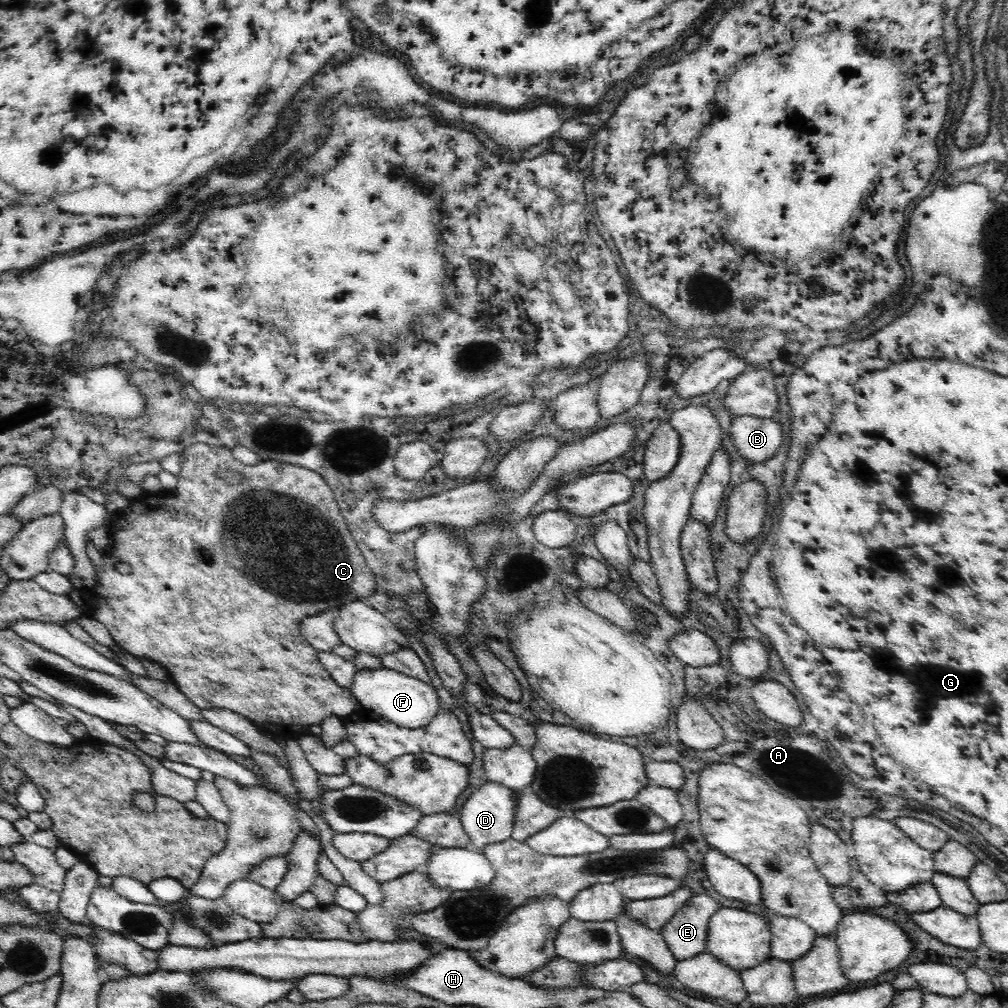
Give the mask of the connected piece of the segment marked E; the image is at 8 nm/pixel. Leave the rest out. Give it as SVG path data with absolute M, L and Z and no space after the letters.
M697 892L661 928L662 937L676 961L706 952L708 925L720 902L706 892Z

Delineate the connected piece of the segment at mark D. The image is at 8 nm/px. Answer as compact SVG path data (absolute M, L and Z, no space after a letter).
M487 780L468 797L468 800L465 800L458 815L464 825L465 833L471 840L473 849L482 851L487 844L501 843L511 837L514 830L518 795L519 791Z

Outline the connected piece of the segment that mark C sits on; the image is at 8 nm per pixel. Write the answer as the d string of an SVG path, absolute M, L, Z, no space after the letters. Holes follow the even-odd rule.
M193 442L193 444L191 444L191 445L190 445L190 446L189 446L189 447L187 447L187 448L185 448L185 449L184 449L184 450L183 450L183 452L181 452L181 454L182 454L182 458L184 458L184 464L182 464L182 470L180 470L180 474L178 474L178 476L177 476L177 478L178 478L178 486L177 486L177 488L176 488L176 490L174 490L174 492L168 492L168 491L165 491L165 490L163 490L163 491L162 491L162 492L161 492L161 493L158 493L158 494L157 494L157 495L150 495L150 494L147 494L147 495L146 495L146 496L144 496L144 497L142 497L142 498L141 498L141 499L138 499L138 500L134 500L134 501L133 501L133 503L132 503L132 506L131 506L131 507L130 507L130 510L128 510L128 512L122 512L122 513L116 513L116 514L114 514L114 518L113 518L113 519L112 519L112 522L111 522L111 523L110 523L110 531L111 531L111 532L112 532L112 535L113 535L113 538L112 538L112 547L111 547L111 548L110 548L110 552L107 552L107 550L106 550L106 553L104 553L104 554L102 554L102 564L98 564L98 566L95 566L95 564L93 564L93 562L91 562L91 560L90 560L90 563L92 563L92 565L94 565L94 571L96 571L96 584L94 584L94 585L93 585L93 586L92 586L92 588L84 588L84 589L82 589L82 590L81 590L81 594L82 594L82 597L83 597L83 598L84 598L84 600L86 600L86 602L88 602L88 605L89 605L89 608L88 608L88 611L89 611L89 613L88 613L88 614L87 614L87 615L88 615L88 616L90 616L90 617L92 617L92 618L94 618L94 619L96 619L96 620L97 620L97 621L98 621L98 622L100 622L100 623L102 623L102 624L103 624L103 625L104 625L104 626L105 626L105 627L106 627L106 628L107 628L107 630L108 630L108 634L109 634L109 635L110 635L110 638L111 638L111 639L112 639L112 642L113 642L113 643L114 643L114 644L115 644L115 645L118 645L118 646L119 646L119 647L122 647L122 648L123 648L123 649L124 649L124 650L125 650L125 651L127 651L127 652L128 652L128 653L130 653L130 654L131 654L131 655L134 655L134 656L135 656L135 657L137 657L137 658L140 658L140 659L141 659L141 658L144 658L144 659L148 659L148 660L152 660L152 661L154 661L154 662L157 662L157 663L158 663L158 664L160 664L160 665L161 665L161 666L162 666L162 667L163 667L163 668L164 668L164 669L165 669L165 670L166 670L166 671L167 671L167 674L168 674L168 675L169 675L169 678L170 678L170 682L172 682L172 683L174 683L174 684L175 684L175 685L176 685L176 686L177 686L177 687L178 687L178 688L179 688L179 689L180 689L180 690L181 690L181 691L182 691L182 694L184 694L184 696L187 696L187 697L188 697L188 698L189 698L189 699L190 699L190 700L191 700L191 701L192 701L192 702L193 702L193 703L194 703L194 704L195 704L195 705L196 705L196 706L198 706L198 708L201 708L201 710L206 710L206 709L213 709L213 708L220 708L220 709L228 709L228 710L229 710L229 711L232 711L232 712L234 712L234 713L236 713L236 714L240 714L240 715L242 715L242 716L244 716L244 717L246 717L246 718L247 718L247 719L248 719L248 720L251 720L251 721L252 721L252 722L253 722L253 723L254 723L254 724L255 724L255 725L256 725L256 726L257 726L257 727L258 727L258 728L259 728L259 729L260 729L260 730L261 730L261 731L262 731L262 732L265 732L265 733L266 733L266 734L269 734L269 736L271 736L271 737L273 737L273 738L275 738L275 739L277 739L277 738L279 738L279 739L280 739L280 740L285 740L285 741L286 741L286 742L288 742L288 741L289 741L289 740L290 740L290 739L291 739L291 738L293 738L293 739L294 739L294 738L296 738L296 737L297 737L297 736L299 736L299 735L301 735L301 734L305 734L305 733L307 733L307 731L308 731L308 728L309 728L309 726L312 726L312 725L320 725L320 724L321 724L321 722L322 722L322 721L324 721L324 720L325 720L325 718L326 718L326 717L328 717L328 716L342 716L342 718L343 718L343 717L347 717L347 716L350 716L350 715L351 715L351 714L352 714L352 713L353 713L353 712L354 712L354 711L358 711L358 710L359 710L359 709L360 709L360 708L362 708L362 706L361 706L361 704L360 704L360 703L359 703L359 702L358 702L358 701L357 701L357 698L356 698L356 697L355 697L355 696L354 696L354 695L353 695L353 694L352 694L352 692L351 692L351 689L350 689L350 688L342 688L342 687L341 687L341 686L340 686L340 685L339 685L339 684L336 684L336 683L335 683L335 680L334 680L334 679L333 679L333 678L332 678L332 677L331 677L331 676L330 676L330 675L329 675L329 672L328 672L328 671L327 671L327 670L326 670L326 669L325 669L325 668L324 668L324 665L323 665L323 664L322 664L322 663L321 663L321 662L320 662L320 661L319 661L319 658L318 658L318 655L317 655L317 654L318 654L318 651L317 651L317 650L316 650L316 649L315 649L315 648L314 648L314 647L313 647L313 646L312 646L312 645L311 645L311 644L310 644L310 643L309 643L309 642L308 642L308 641L307 641L307 640L306 640L306 639L305 639L305 638L304 638L304 637L303 637L303 636L302 636L302 635L301 635L301 634L300 634L300 630L298 630L298 628L299 628L299 626L300 626L300 623L299 623L299 622L300 622L300 621L301 621L301 620L302 620L302 619L303 619L303 618L306 618L306 617L308 617L308 616L315 616L315 615L316 615L316 614L319 614L319 613L322 613L322 612L325 612L325 611L327 611L327 610L329 610L329 609L332 609L332 610L334 610L334 611L335 611L335 610L336 610L336 609L340 609L340 608L341 608L341 607L342 607L342 606L343 606L343 605L344 605L344 604L347 604L347 603L348 603L348 602L349 602L349 601L352 601L352 600L359 600L359 599L362 599L362 598L363 598L363 597L368 597L368 596L370 596L370 594L371 594L371 593L372 593L372 590L373 590L373 589L374 589L374 588L376 588L376 581L375 581L375 580L374 580L374 575L373 575L373 574L372 574L372 571L371 571L371 570L370 570L370 567L368 567L368 565L367 565L367 564L366 564L366 561L365 561L365 556L364 556L364 555L363 555L363 554L362 554L362 552L361 552L361 550L360 550L360 549L359 549L359 546L358 546L358 545L356 545L356 542L355 542L355 541L354 541L354 538L353 538L353 537L352 537L352 536L351 536L351 533L350 533L350 532L349 532L349 531L348 531L348 528L347 528L347 525L346 525L346 524L345 524L345 520L344 520L344 519L343 519L343 516L342 516L342 515L341 515L341 513L340 513L340 510L339 510L339 507L338 507L338 506L337 506L337 503L336 503L336 502L335 502L335 499L334 499L334 496L333 496L333 493L332 493L332 490L331 490L331 489L330 489L330 488L329 488L329 487L328 487L328 486L327 486L327 483L326 483L326 482L325 482L325 481L324 481L324 478L323 478L323 477L322 477L322 476L319 476L319 474L316 474L316 472L308 472L308 470L304 470L304 468L296 468L296 466L288 466L288 464L282 464L282 463L280 463L280 462L277 462L277 461L276 461L276 462L274 462L274 461L272 461L272 460L269 460L269 459L268 459L268 462L266 462L266 461L260 461L260 462L259 462L259 463L258 463L258 464L256 464L256 465L254 465L254 466L245 466L245 465L244 465L244 464L242 464L242 463L240 463L240 462L239 462L239 461L238 461L238 460L236 460L236 458L234 458L234 456L233 456L233 454L232 454L232 450L230 450L230 449L228 449L228 448L227 448L227 447L224 447L224 446L221 446L221 447L216 447L216 446L212 446L212 445L208 445L208 444L203 444L203 443L194 443L194 442ZM222 474L237 474L237 475L240 475L240 480L239 480L239 482L238 482L238 483L230 483L230 481L226 481L226 479L224 479L224 477L222 477ZM116 562L128 562L128 564L130 564L130 566L131 566L131 567L132 567L132 571L131 571L131 572L130 572L130 573L128 573L128 574L122 574L122 573L120 573L120 572L118 572L118 571L116 571L116 570L115 570L115 566L116 566Z

